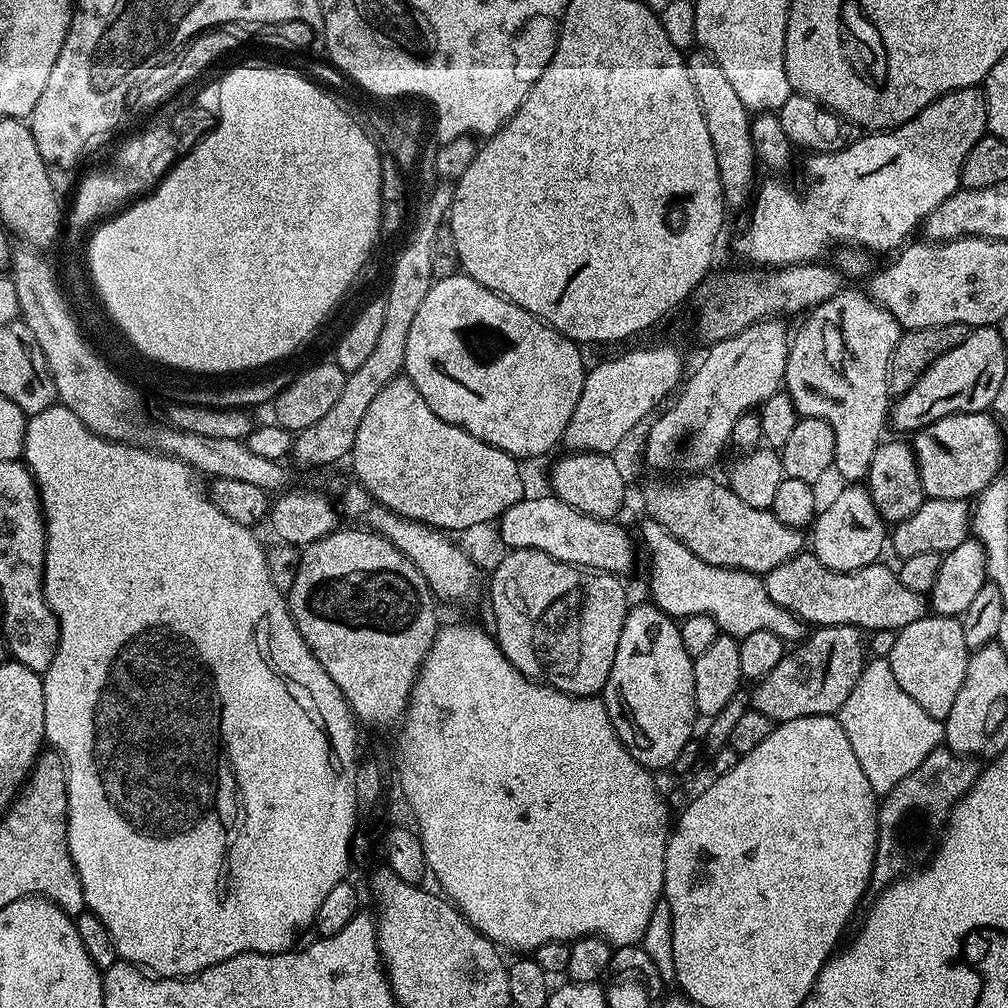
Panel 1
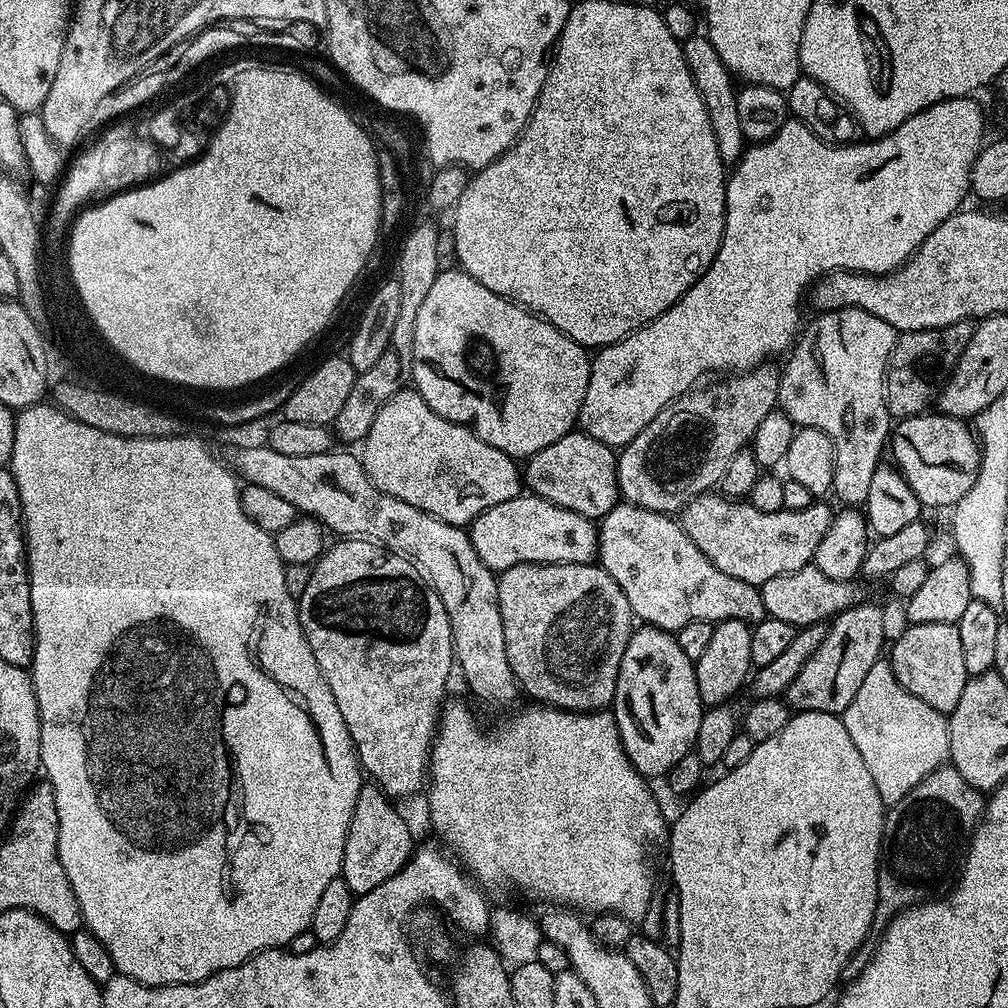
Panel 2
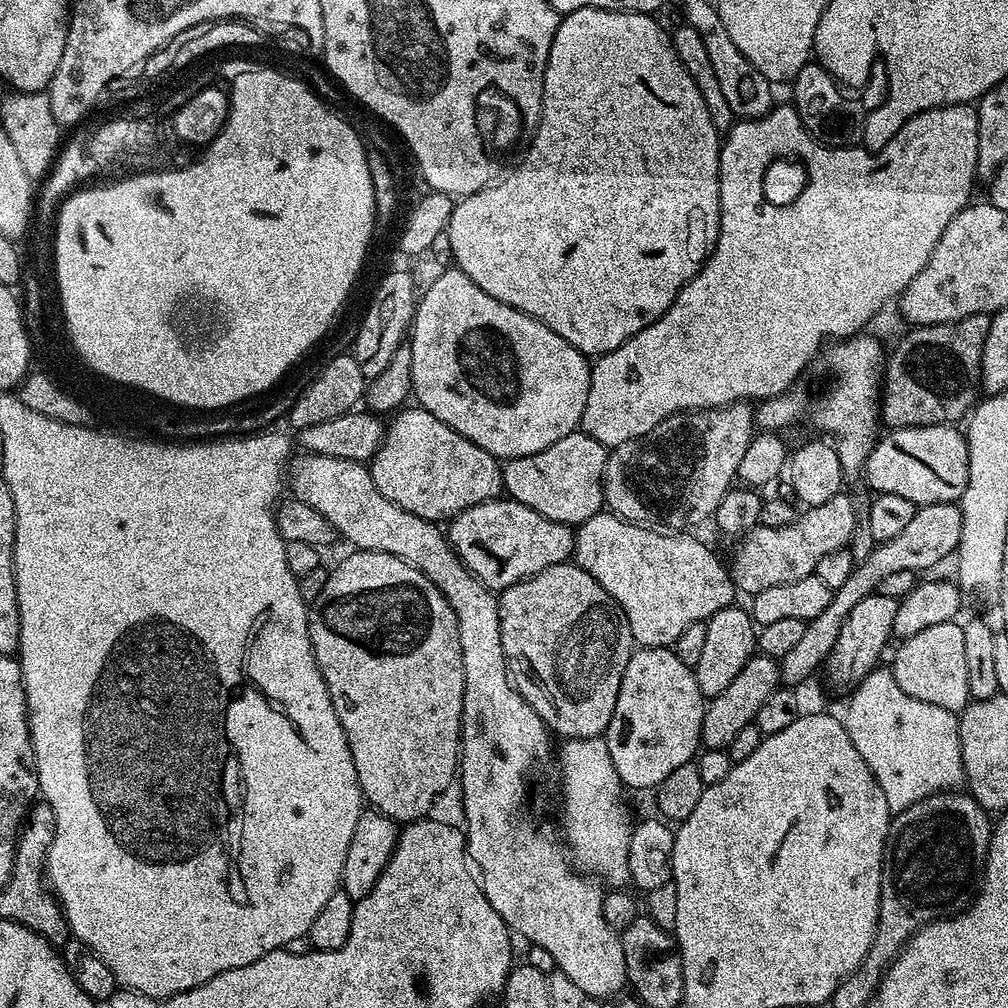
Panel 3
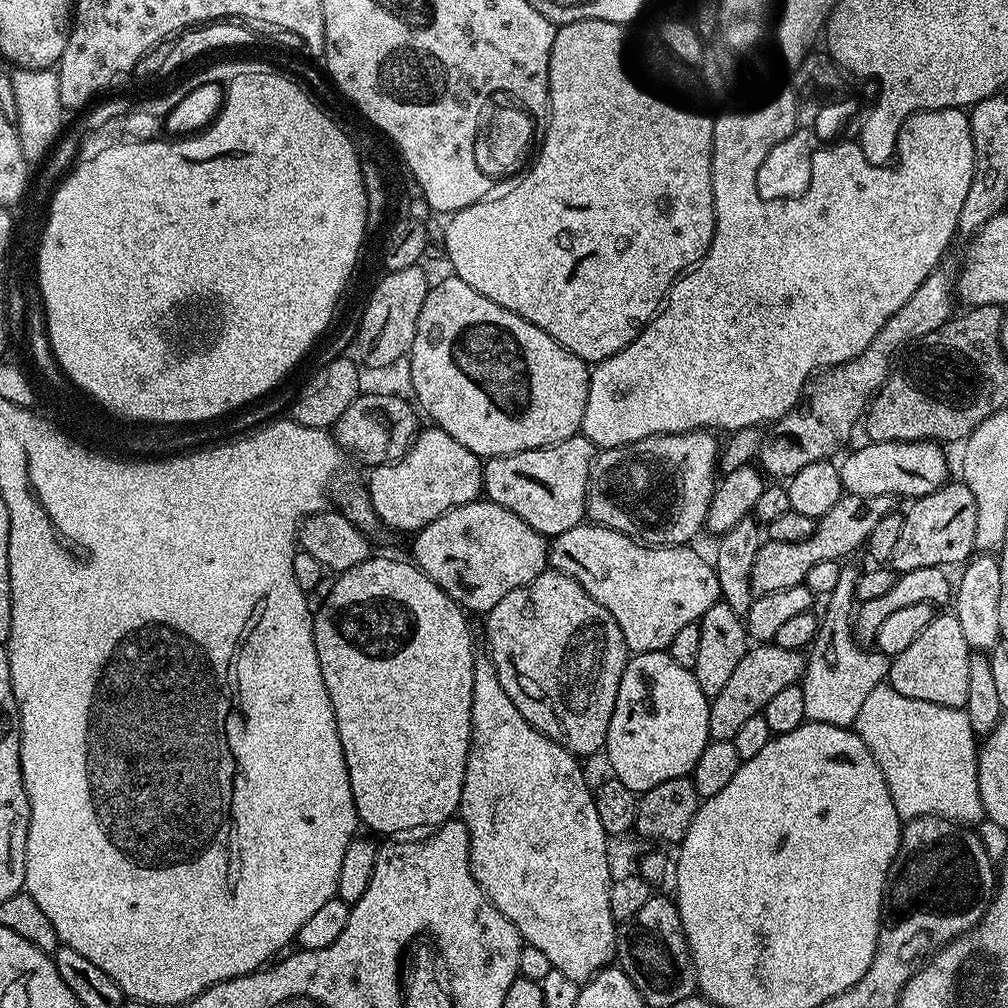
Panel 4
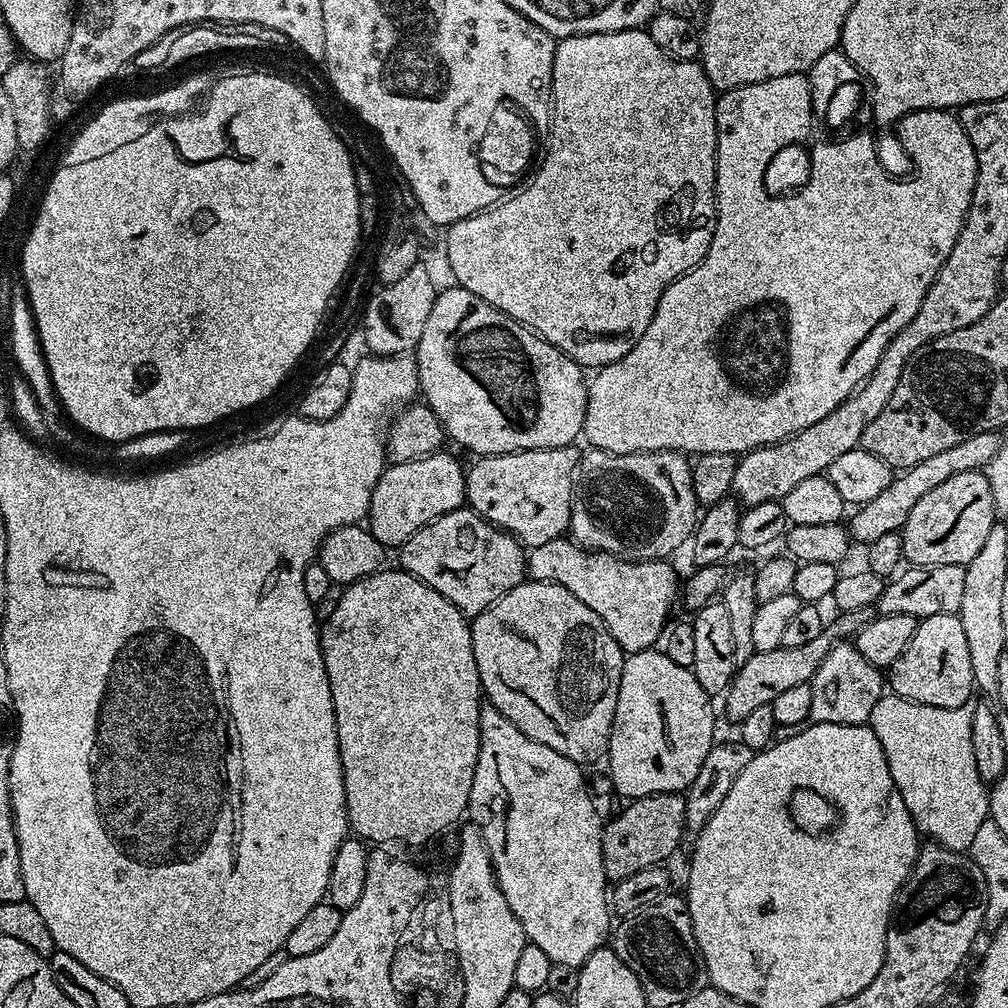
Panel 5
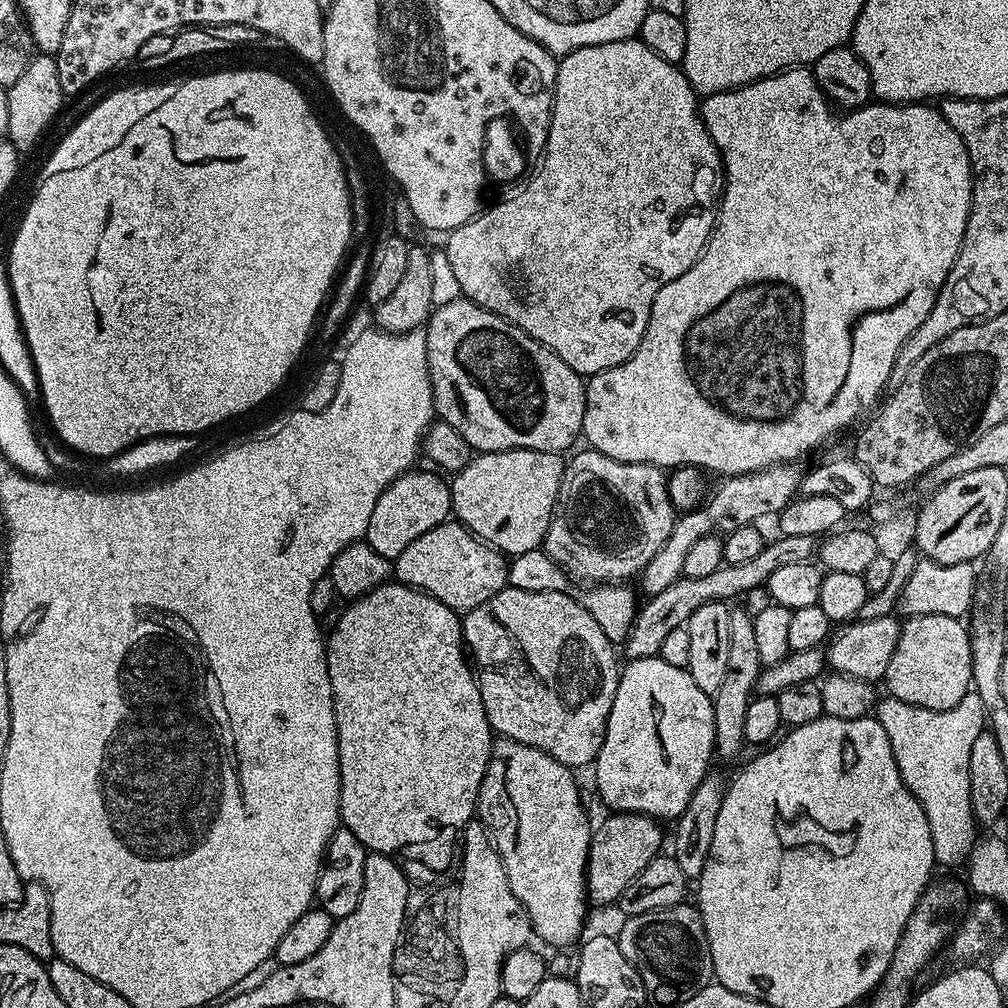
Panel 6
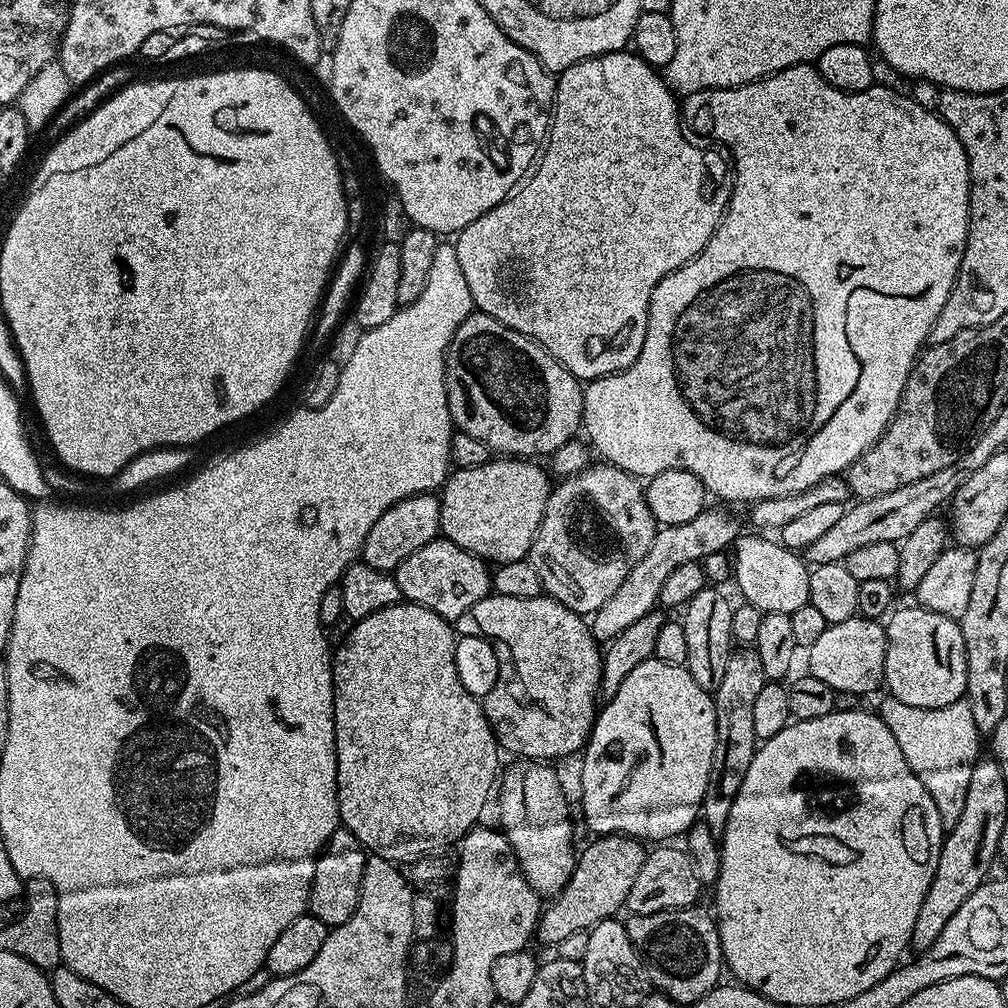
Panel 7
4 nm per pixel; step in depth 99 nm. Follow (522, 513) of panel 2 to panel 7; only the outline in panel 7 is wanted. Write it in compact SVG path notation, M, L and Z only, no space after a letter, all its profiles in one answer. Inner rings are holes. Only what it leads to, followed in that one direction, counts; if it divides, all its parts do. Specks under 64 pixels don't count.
M443 538L426 542L422 550L414 550L410 558L396 567L394 575L401 597L407 603L426 606L426 610L434 610L434 614L449 622L455 622L474 602L482 602L492 592L489 565L473 552Z

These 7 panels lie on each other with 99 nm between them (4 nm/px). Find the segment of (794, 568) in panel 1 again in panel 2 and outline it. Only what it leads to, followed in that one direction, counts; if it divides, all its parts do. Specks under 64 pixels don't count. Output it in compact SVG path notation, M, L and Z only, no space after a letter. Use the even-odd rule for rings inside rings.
M809 566L790 574L778 574L778 578L770 578L765 584L759 585L759 589L765 613L782 622L790 622L799 630L808 625L819 625L819 620L831 621L840 612L861 603L858 585L859 583L850 580L826 578L822 570Z

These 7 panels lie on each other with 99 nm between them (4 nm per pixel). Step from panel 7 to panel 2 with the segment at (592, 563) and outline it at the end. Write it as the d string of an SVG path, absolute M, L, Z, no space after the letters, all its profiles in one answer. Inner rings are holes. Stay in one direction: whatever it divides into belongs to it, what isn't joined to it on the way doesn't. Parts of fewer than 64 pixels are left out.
M772 366L751 368L749 372L729 375L721 379L724 380L721 384L710 385L705 392L693 390L667 404L654 418L654 422L650 422L650 426L646 426L629 444L619 449L616 477L621 497L638 508L676 514L694 498L711 493L723 478L727 464L751 441L752 435L758 430L758 422L762 422L766 414L777 411L780 399L780 372L768 367ZM695 424L700 427L701 434L708 437L704 440L704 461L694 465L692 473L688 476L688 455L692 452L692 427Z

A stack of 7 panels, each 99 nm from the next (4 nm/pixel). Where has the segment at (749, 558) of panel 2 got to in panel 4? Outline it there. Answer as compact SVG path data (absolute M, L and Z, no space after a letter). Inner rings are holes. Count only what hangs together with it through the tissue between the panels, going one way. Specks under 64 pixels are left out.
M847 494L840 497L834 506L825 516L816 520L816 529L810 538L802 542L774 542L768 540L761 543L754 558L753 572L750 574L753 597L762 594L774 594L774 590L786 590L790 586L803 584L806 574L818 562L830 562L831 560L843 561L844 556L851 554L855 548L863 549L874 526L886 518L894 510L893 497L886 494L870 494L869 496L849 496Z

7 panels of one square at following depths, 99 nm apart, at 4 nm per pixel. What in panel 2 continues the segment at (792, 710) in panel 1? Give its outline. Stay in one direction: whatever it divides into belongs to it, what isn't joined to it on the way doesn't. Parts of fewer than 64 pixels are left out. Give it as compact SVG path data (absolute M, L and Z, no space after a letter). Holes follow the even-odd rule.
M861 602L846 609L845 612L840 612L827 625L825 640L818 646L818 650L814 651L802 666L802 670L798 672L798 676L790 682L786 691L786 703L789 709L796 712L825 712L840 716L846 710L846 706L854 702L854 694L858 694L867 672L870 671L870 666L874 666L874 662L882 659L883 652L880 651L883 648L884 612L878 605Z

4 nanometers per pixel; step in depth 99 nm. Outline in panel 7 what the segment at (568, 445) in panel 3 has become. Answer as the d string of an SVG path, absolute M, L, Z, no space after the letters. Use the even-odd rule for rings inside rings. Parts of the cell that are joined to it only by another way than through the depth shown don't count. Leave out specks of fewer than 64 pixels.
M490 458L482 466L456 468L438 496L440 536L496 566L525 559L553 490L549 473L536 464L528 458Z

